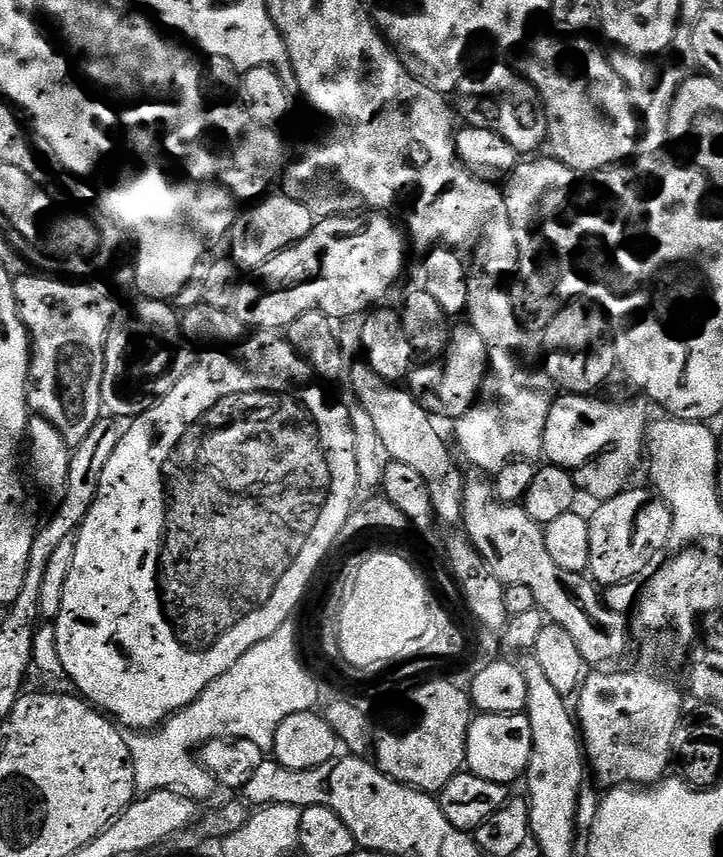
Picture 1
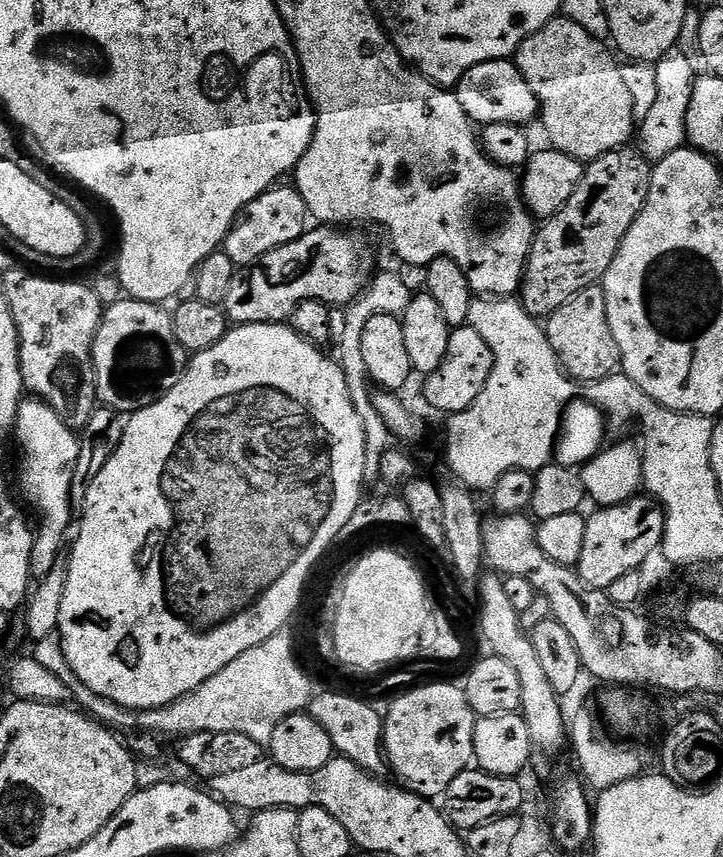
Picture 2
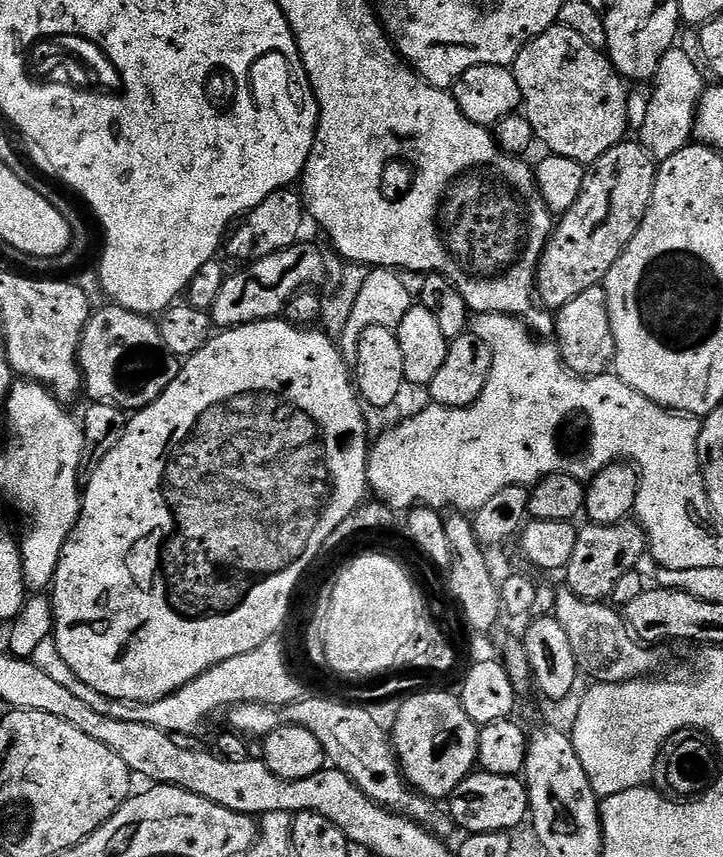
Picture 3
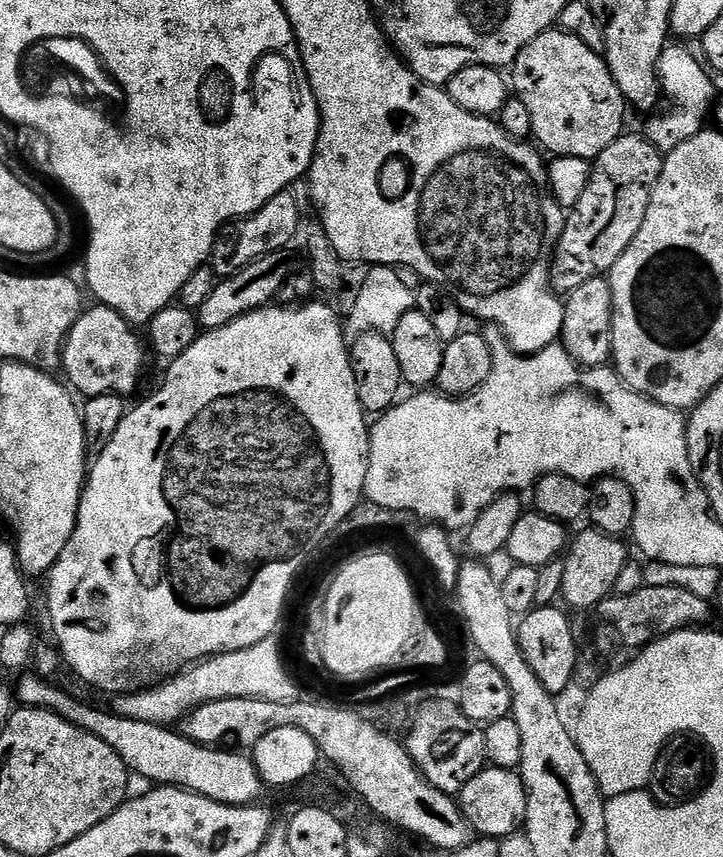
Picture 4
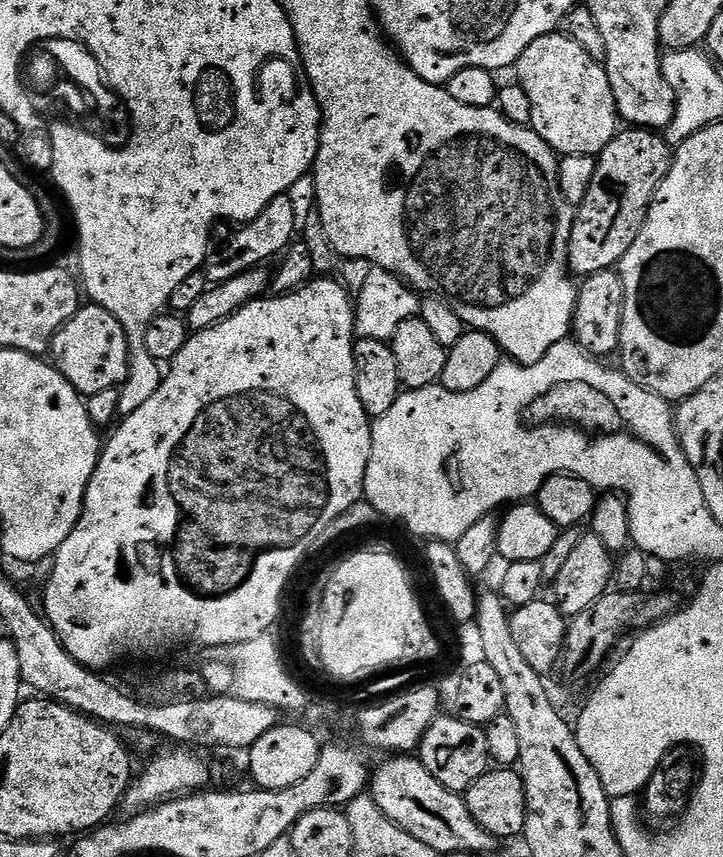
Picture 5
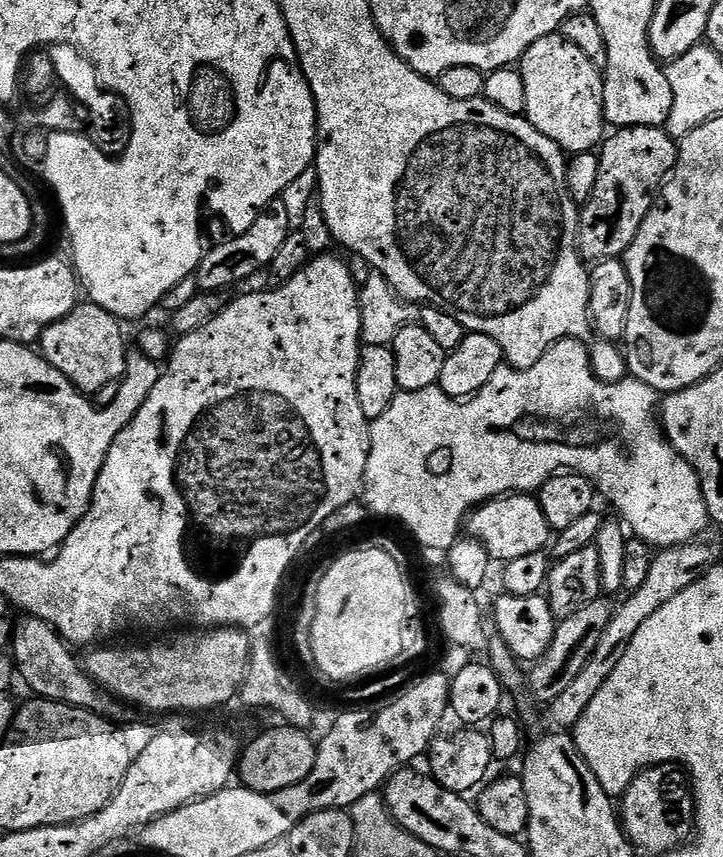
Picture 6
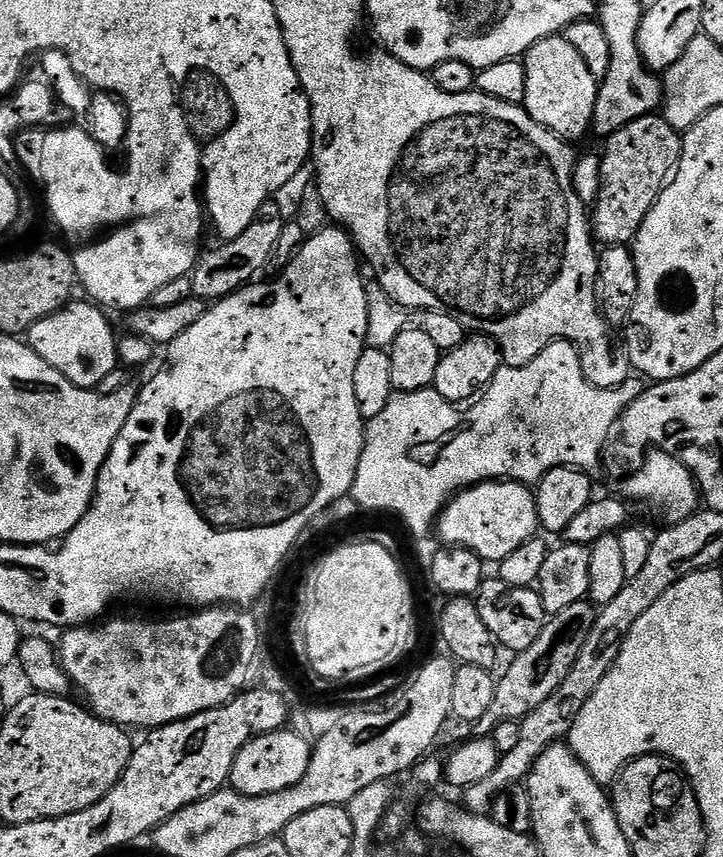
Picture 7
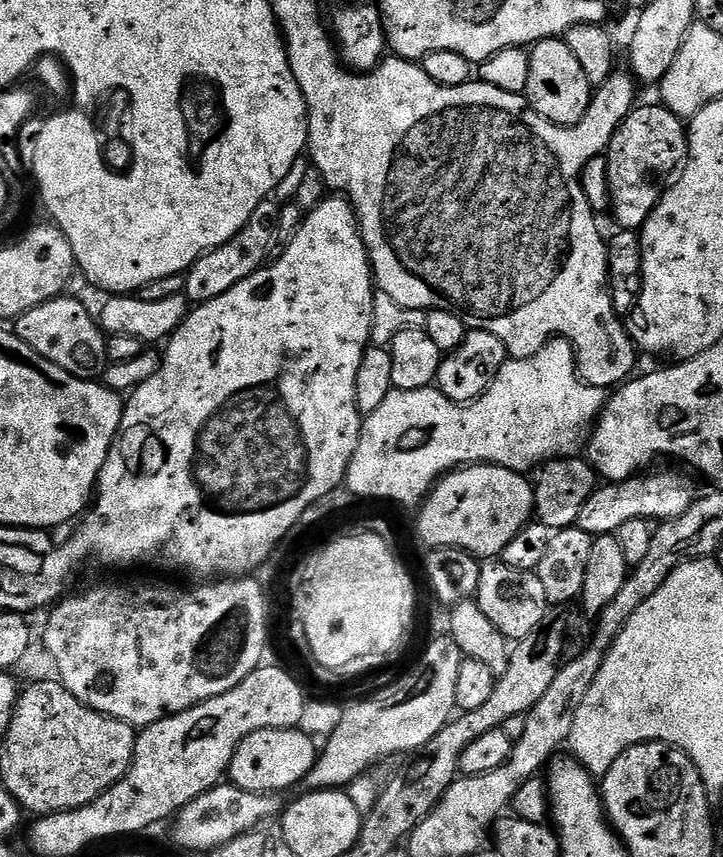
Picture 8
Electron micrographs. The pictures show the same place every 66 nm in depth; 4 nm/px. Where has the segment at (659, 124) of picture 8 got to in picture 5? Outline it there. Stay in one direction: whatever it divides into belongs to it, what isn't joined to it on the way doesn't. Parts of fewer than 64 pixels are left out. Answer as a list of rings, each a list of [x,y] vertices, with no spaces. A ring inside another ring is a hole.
[[[632,126],[617,131],[610,146],[596,157],[594,182],[590,182],[586,198],[575,209],[572,222],[568,270],[573,277],[607,272],[619,265],[646,222],[652,195],[672,166],[672,153],[673,149],[659,131]]]

